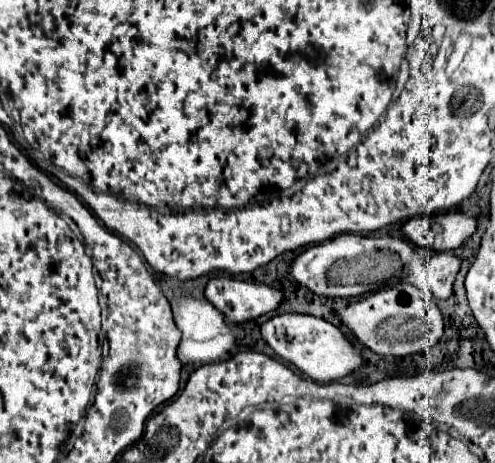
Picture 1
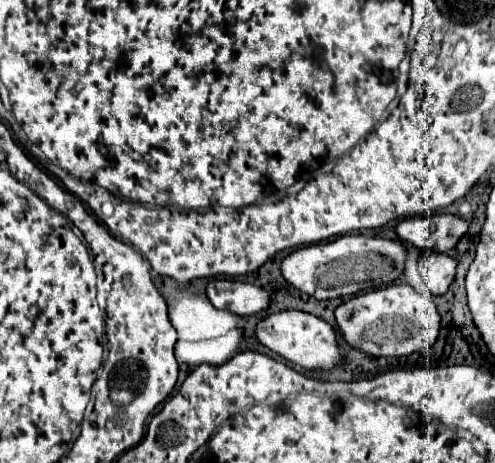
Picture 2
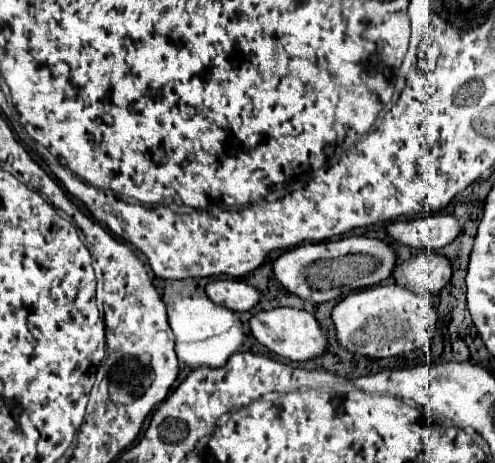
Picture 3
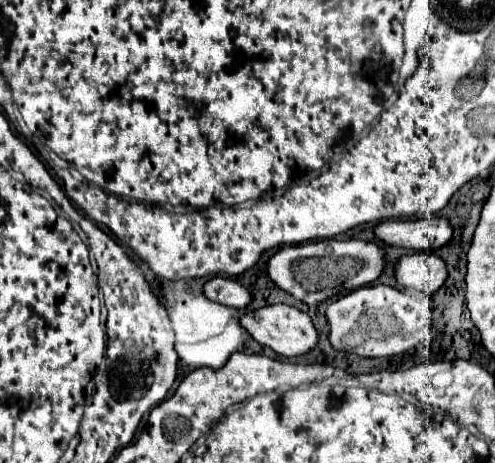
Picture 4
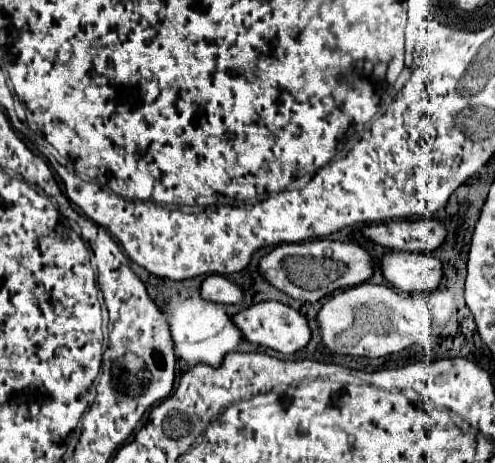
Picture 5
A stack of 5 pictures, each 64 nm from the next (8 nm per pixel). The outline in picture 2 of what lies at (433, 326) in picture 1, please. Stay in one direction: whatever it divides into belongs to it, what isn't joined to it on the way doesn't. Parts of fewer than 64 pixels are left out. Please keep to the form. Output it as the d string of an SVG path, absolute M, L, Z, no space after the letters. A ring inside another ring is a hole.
M392 284L352 296L336 308L336 324L346 344L370 356L406 356L428 348L440 332L440 314L428 292L420 294L412 286Z

